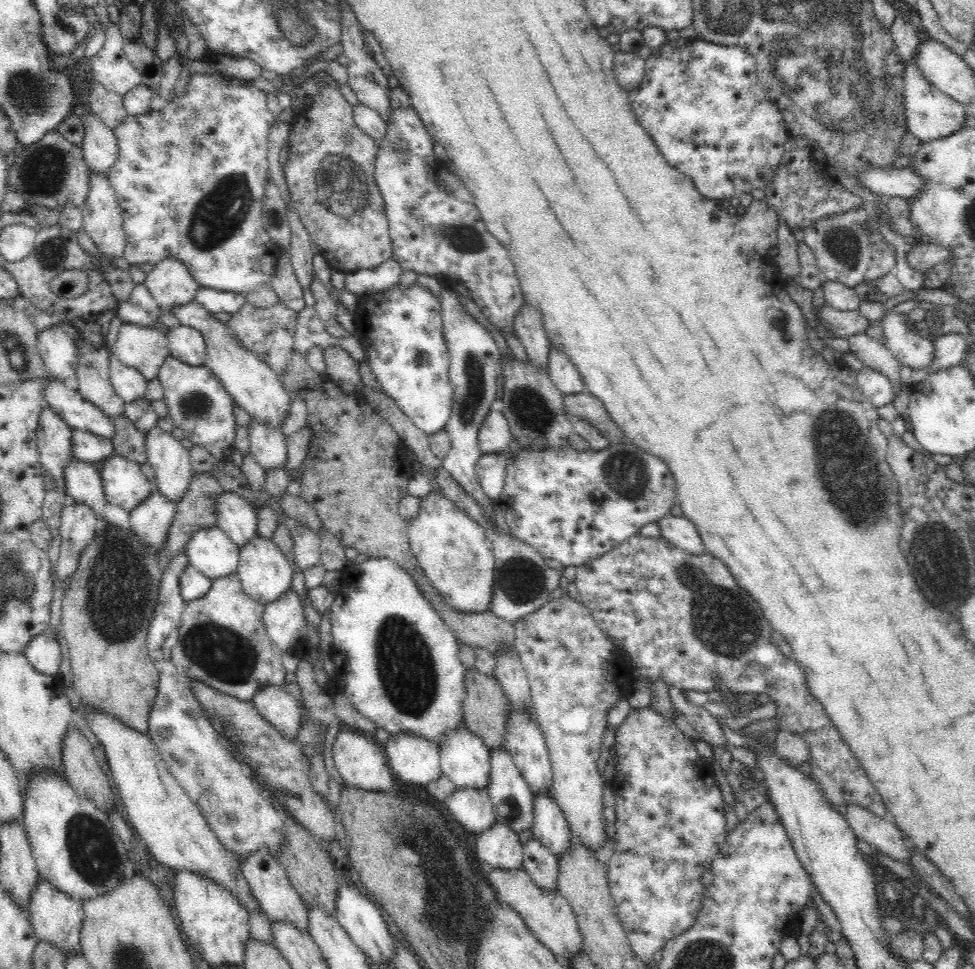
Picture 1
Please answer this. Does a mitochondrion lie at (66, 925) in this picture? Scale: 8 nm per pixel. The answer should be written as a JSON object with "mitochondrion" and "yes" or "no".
{"mitochondrion":"no"}

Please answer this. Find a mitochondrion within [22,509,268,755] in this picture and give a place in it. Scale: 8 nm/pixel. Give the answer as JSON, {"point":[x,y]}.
{"point":[118,600]}

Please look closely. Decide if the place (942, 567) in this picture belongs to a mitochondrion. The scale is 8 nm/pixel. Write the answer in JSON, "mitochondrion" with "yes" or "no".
{"mitochondrion":"yes"}

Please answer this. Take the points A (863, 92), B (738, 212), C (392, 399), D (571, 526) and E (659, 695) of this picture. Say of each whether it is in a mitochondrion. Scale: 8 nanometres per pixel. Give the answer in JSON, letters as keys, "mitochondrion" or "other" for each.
{"A":"mitochondrion","B":"other","C":"other","D":"other","E":"other"}

